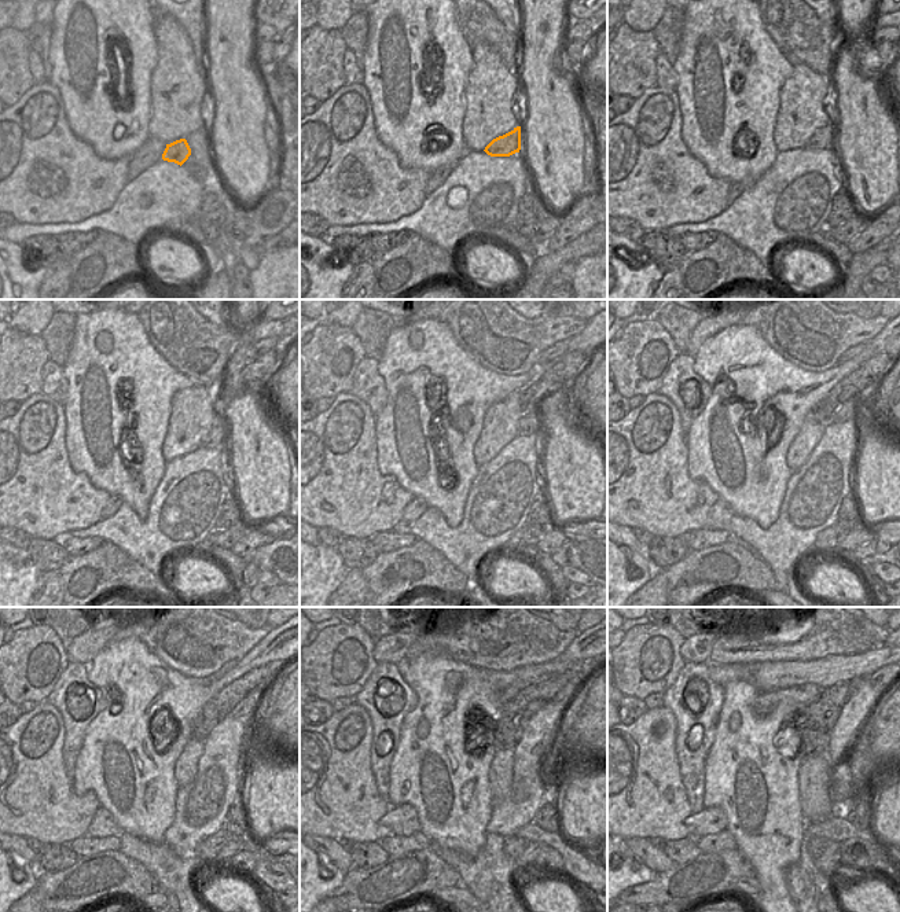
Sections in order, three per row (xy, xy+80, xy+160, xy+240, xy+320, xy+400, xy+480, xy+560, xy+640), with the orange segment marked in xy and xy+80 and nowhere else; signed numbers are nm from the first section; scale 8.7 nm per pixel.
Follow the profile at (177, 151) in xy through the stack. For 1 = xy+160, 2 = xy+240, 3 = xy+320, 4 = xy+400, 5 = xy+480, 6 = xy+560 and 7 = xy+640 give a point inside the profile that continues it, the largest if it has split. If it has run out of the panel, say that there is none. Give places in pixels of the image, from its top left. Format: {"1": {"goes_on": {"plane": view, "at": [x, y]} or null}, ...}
{"1": {"goes_on": {"plane": "xy+160", "at": [822, 136]}}, "2": {"goes_on": {"plane": "xy+240", "at": [219, 429]}}, "3": {"goes_on": {"plane": "xy+320", "at": [531, 419]}}, "4": {"goes_on": {"plane": "xy+400", "at": [855, 407]}}, "5": {"goes_on": {"plane": "xy+480", "at": [249, 705]}}, "6": {"goes_on": {"plane": "xy+560", "at": [570, 690]}}, "7": {"goes_on": {"plane": "xy+640", "at": [881, 680]}}}

